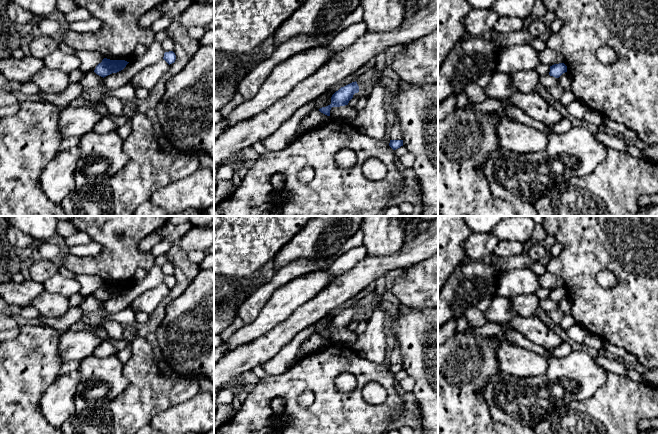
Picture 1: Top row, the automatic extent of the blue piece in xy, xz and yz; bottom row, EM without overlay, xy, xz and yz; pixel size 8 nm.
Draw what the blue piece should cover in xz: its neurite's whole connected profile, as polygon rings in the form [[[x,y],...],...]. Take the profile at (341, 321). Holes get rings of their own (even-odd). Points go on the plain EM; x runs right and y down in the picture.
[[[356,305],[341,311],[332,319],[331,328],[320,332],[319,335],[327,340],[330,340],[330,334],[332,331],[348,329],[349,325],[353,322],[353,319],[358,316],[359,310]]]

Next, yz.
[[[559,287],[550,290],[549,299],[559,302],[565,296],[567,296],[567,290],[564,287]]]

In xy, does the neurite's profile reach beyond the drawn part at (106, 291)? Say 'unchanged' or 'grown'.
unchanged

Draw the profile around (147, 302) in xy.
[[[162,283],[141,294],[130,306],[135,312],[151,314],[160,304],[163,303],[167,296],[169,296],[169,288]]]

